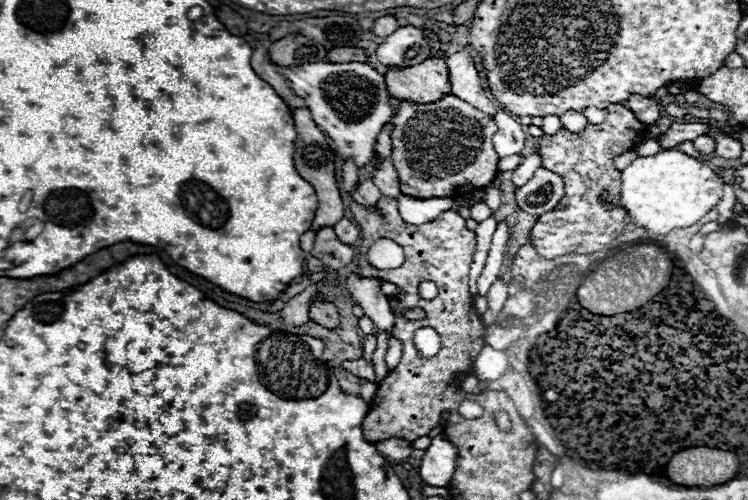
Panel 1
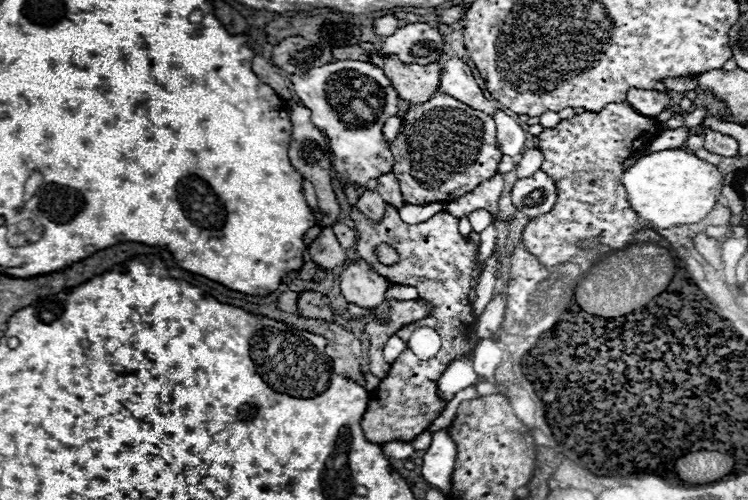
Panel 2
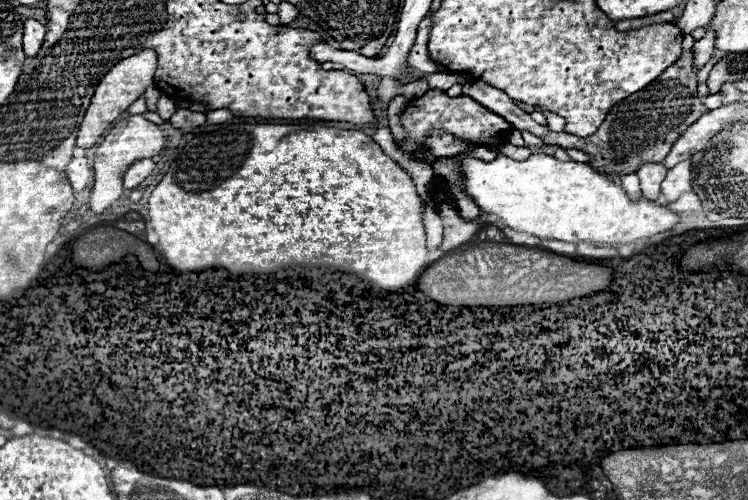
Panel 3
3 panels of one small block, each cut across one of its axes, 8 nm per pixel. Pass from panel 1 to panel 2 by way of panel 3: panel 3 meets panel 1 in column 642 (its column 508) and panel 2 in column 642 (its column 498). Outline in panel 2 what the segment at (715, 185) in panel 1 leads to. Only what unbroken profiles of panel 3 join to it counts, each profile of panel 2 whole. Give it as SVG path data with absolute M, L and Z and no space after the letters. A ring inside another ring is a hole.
M662 150L636 158L636 162L624 170L622 184L628 194L632 210L652 228L672 228L674 224L696 224L716 204L722 194L724 178L716 166L696 158L686 150Z

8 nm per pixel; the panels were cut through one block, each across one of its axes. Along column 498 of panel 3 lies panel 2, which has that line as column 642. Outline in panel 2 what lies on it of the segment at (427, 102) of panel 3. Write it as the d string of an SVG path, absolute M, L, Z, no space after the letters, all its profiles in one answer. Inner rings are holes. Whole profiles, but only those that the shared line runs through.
M610 104L602 112L584 112L572 120L562 120L556 128L544 130L538 138L538 150L544 154L542 170L556 180L556 206L538 218L532 218L524 232L522 244L544 266L562 262L586 262L588 256L608 254L610 250L630 244L638 216L626 200L626 190L620 182L622 162L636 150L634 146L648 144L660 126L656 118L638 114L630 104Z

